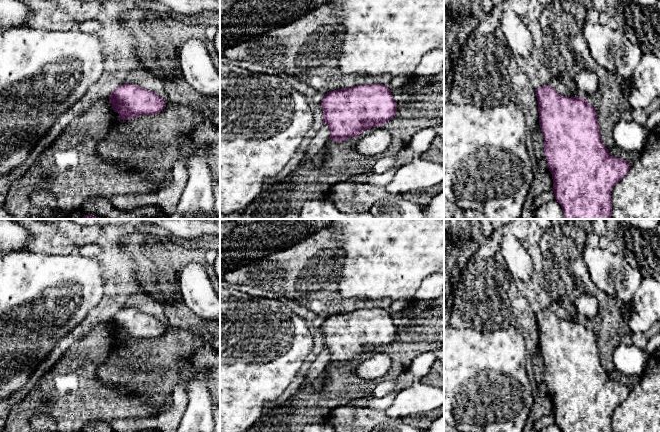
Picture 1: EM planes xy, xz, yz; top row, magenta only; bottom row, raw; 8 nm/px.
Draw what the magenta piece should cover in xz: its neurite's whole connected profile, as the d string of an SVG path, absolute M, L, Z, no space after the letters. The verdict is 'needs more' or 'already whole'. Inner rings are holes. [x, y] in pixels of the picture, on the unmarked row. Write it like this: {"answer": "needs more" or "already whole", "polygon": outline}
{"answer": "already whole", "polygon": "M383 308L358 309L346 313L336 313L325 318L321 331L323 348L327 348L330 352L330 364L338 366L351 361L356 362L372 351L382 350L394 342L398 332L391 314Z"}

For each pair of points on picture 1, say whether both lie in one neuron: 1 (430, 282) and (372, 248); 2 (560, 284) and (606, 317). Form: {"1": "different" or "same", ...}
{"1": "different", "2": "same"}

